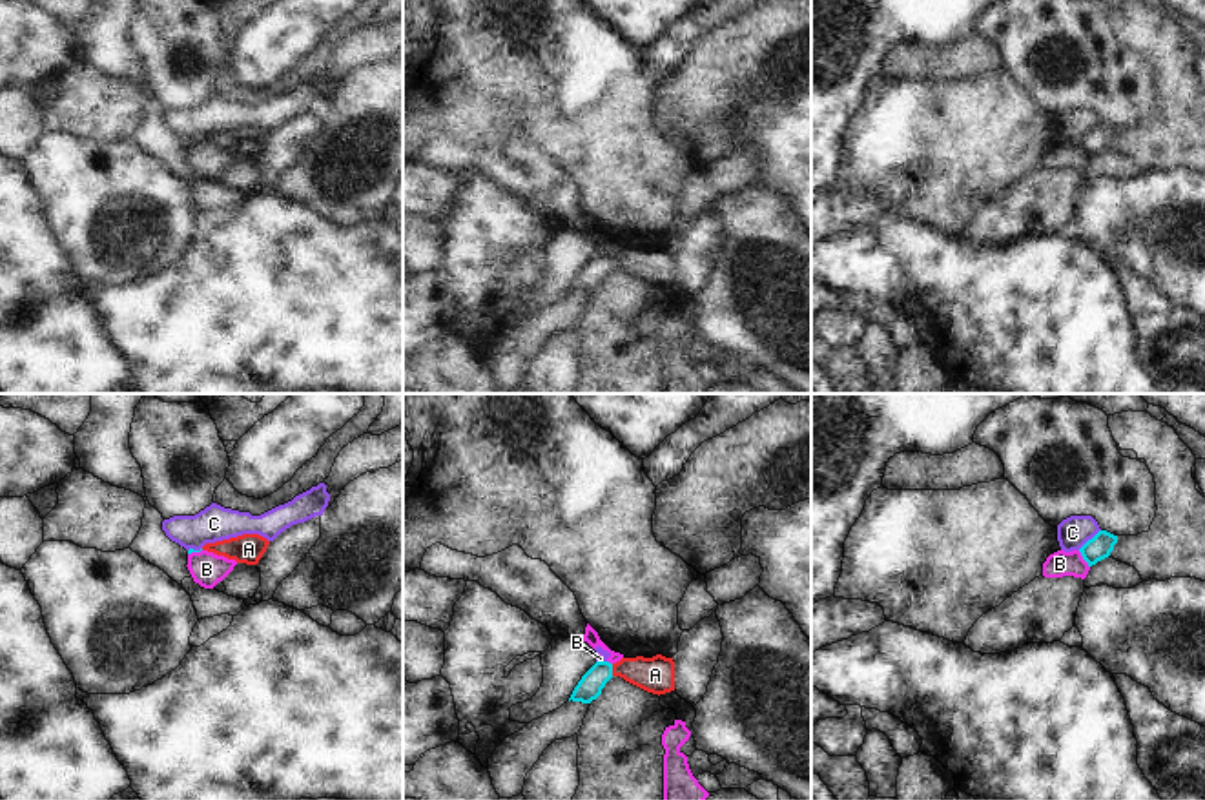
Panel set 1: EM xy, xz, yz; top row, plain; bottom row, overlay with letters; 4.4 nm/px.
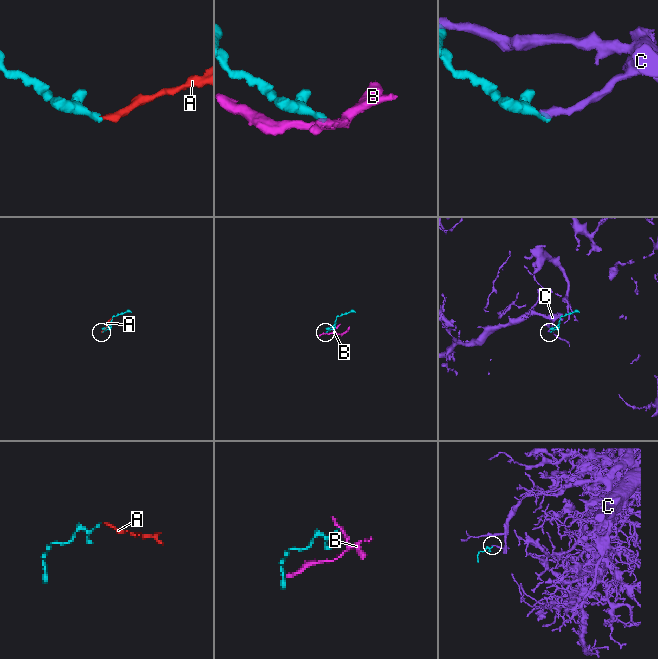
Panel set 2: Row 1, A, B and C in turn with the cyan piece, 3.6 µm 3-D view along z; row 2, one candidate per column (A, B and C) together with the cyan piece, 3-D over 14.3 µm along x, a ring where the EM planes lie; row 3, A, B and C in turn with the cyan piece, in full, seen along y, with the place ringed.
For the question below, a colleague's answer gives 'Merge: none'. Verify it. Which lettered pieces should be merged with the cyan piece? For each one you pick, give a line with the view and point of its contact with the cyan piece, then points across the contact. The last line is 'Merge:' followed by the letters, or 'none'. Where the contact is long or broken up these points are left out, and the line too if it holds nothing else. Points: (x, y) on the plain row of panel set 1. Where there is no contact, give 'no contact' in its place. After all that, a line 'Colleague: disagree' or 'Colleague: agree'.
A: contact xz (611, 261); way xz (589, 279), (611, 261), (655, 266)
Merge: A
Colleague: disagree

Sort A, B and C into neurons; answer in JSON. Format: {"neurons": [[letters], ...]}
{"neurons": [["A"], ["B"], ["C"]]}

